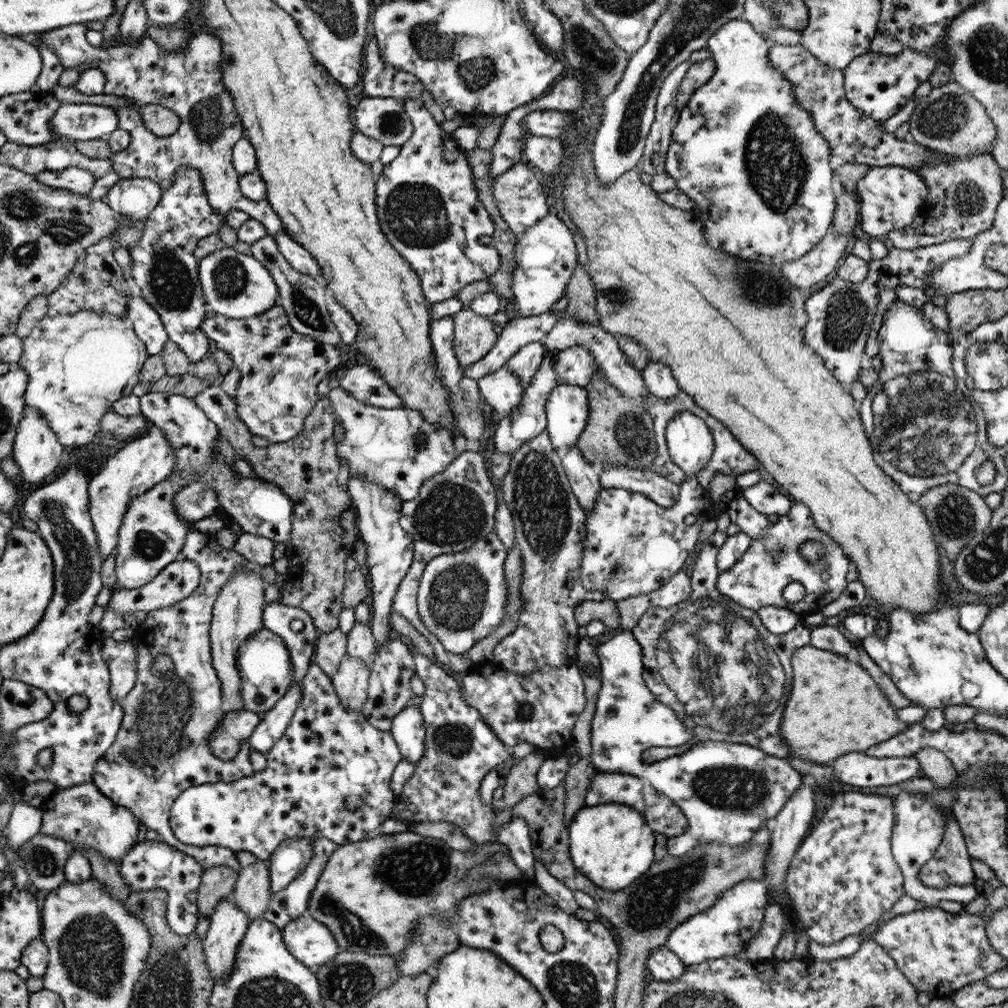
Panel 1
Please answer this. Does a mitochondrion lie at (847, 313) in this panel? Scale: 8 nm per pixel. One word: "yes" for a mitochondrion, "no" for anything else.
yes

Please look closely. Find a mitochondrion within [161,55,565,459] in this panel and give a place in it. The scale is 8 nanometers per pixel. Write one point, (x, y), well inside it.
(414, 213)

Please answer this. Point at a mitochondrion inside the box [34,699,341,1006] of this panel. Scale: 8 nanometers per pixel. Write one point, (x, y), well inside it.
(92, 949)

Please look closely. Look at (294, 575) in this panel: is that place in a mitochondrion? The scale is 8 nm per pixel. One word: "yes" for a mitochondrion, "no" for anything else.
no

